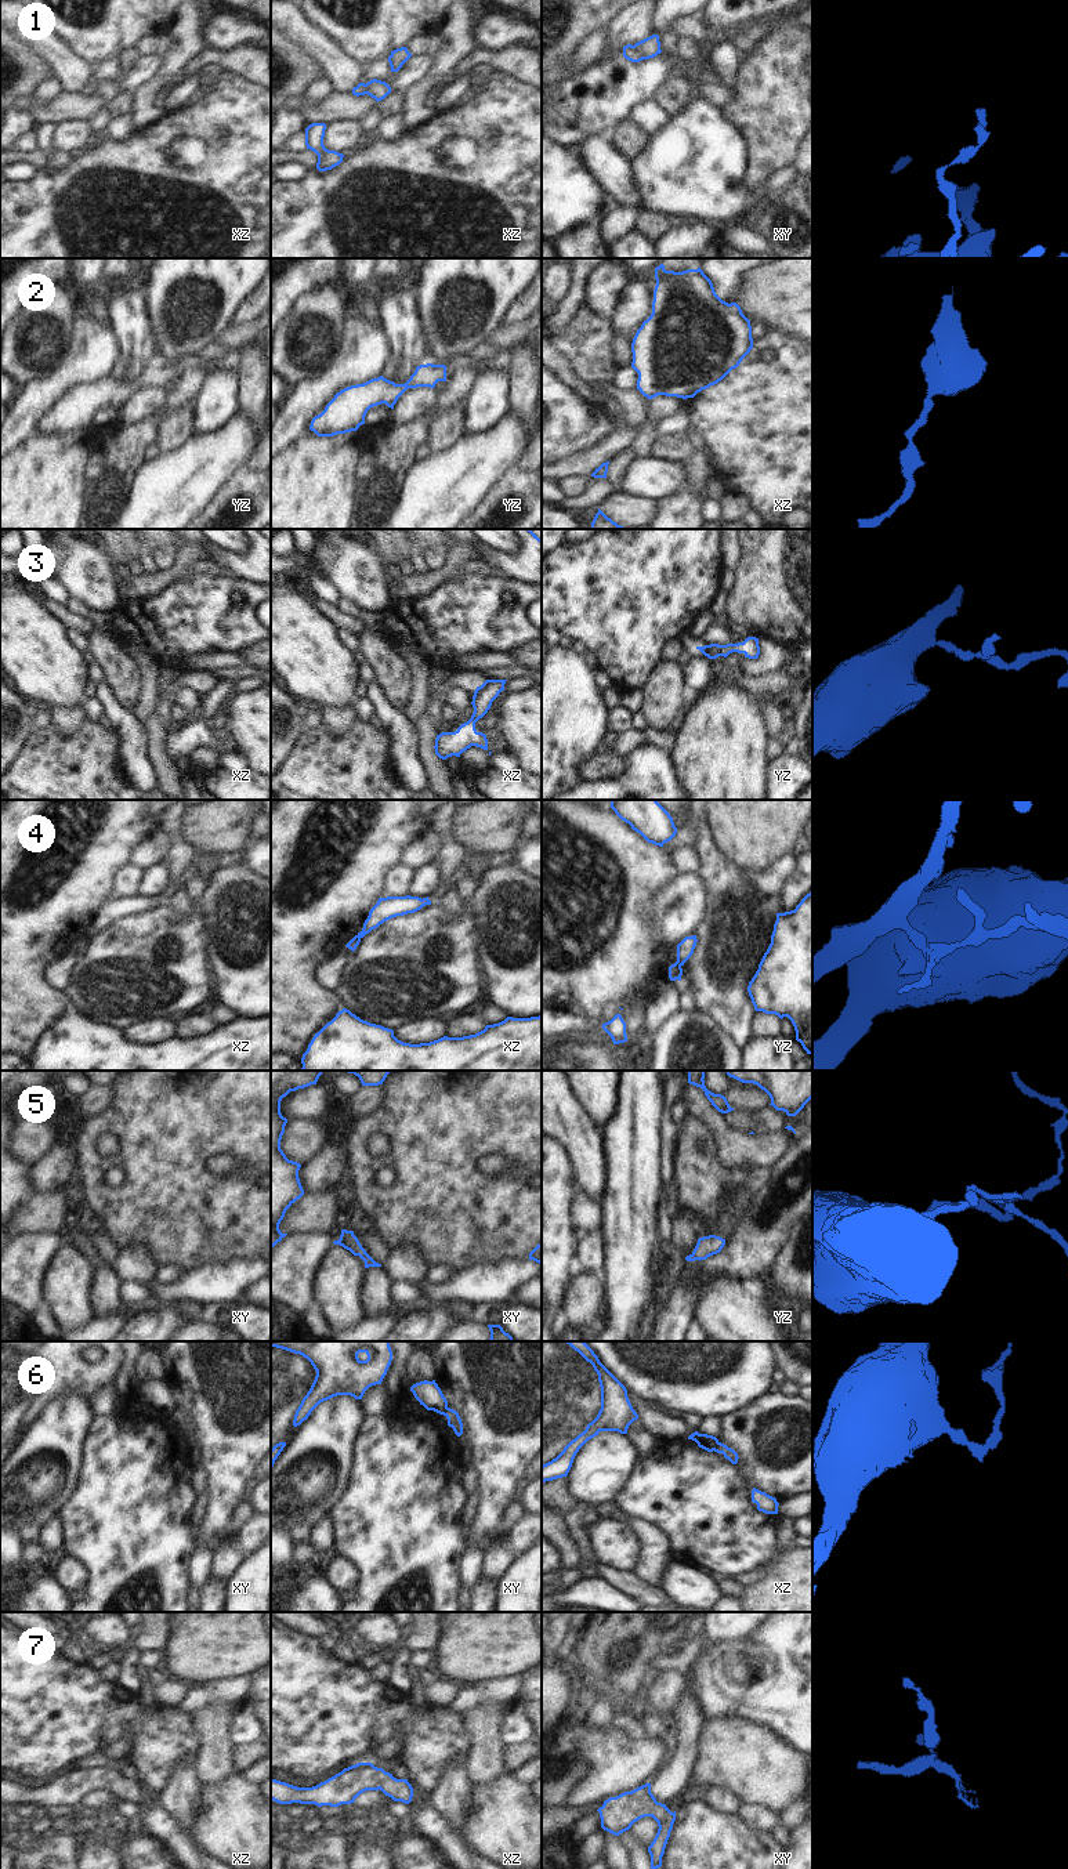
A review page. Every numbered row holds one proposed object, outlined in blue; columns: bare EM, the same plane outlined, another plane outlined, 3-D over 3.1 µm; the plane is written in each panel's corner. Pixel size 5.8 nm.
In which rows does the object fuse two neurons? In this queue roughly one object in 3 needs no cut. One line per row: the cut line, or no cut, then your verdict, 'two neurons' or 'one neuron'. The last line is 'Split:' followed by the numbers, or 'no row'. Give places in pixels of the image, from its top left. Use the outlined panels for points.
1: cut in xy along (633, 46), (644, 58); two neurons
2: no cut; one neuron
3: no cut; one neuron
4: cut in yz along (676, 962), (680, 966); two neurons
5: no cut; one neuron
6: cut in xz along (717, 1441), (713, 1449); two neurons
7: no cut; one neuron
Split: 1, 4, 6

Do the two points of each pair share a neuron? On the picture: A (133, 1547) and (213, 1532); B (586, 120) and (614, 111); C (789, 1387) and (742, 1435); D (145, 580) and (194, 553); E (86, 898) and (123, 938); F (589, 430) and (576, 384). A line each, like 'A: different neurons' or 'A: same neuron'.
A: different neurons
B: same neuron
C: different neurons
D: same neuron
E: different neurons
F: different neurons

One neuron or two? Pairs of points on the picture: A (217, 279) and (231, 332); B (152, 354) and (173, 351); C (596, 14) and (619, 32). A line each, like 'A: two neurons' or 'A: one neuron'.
A: two neurons
B: two neurons
C: two neurons

